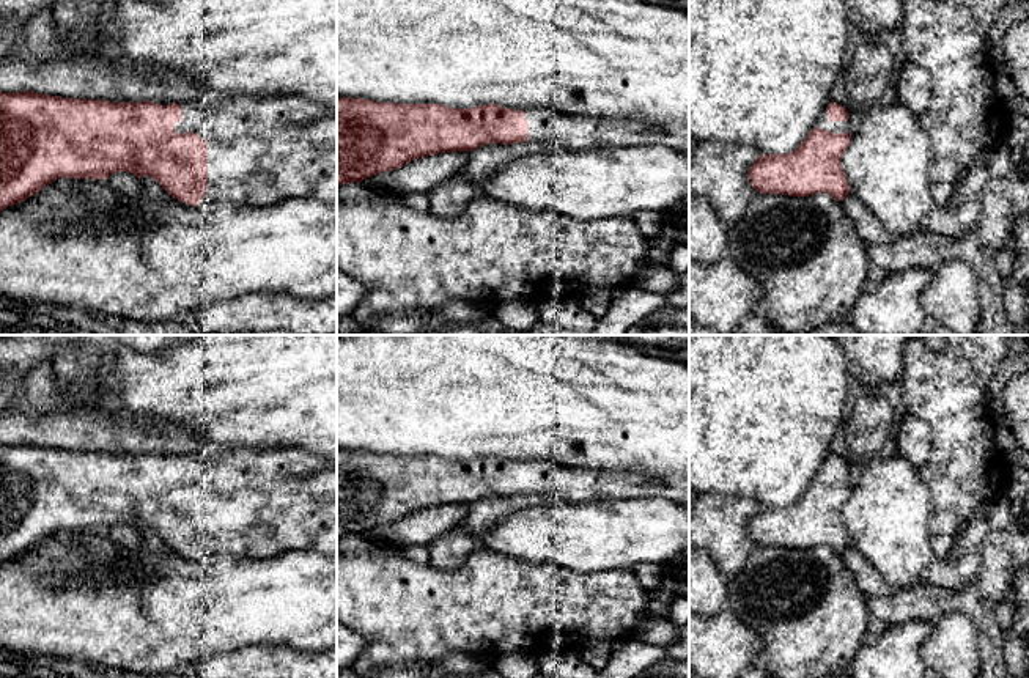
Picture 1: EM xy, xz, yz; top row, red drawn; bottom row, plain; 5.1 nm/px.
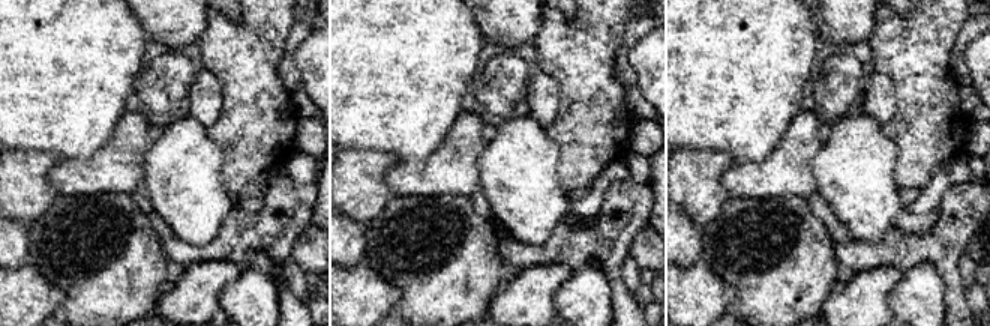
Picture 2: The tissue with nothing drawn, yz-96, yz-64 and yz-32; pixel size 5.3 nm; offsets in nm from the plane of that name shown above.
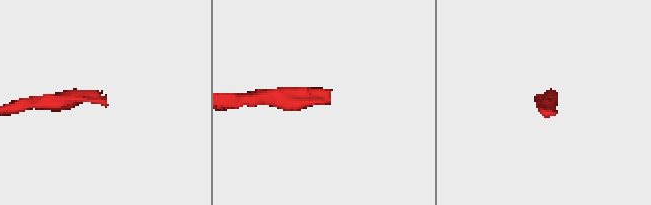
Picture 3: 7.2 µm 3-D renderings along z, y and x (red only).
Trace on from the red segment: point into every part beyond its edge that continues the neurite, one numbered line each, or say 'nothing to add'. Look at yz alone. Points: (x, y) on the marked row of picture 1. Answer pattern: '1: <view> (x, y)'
1: yz (822, 121)

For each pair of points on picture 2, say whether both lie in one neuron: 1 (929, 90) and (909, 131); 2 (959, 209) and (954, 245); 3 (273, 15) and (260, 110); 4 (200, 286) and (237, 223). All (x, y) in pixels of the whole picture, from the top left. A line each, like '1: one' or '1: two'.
1: one
2: one
3: one
4: two

